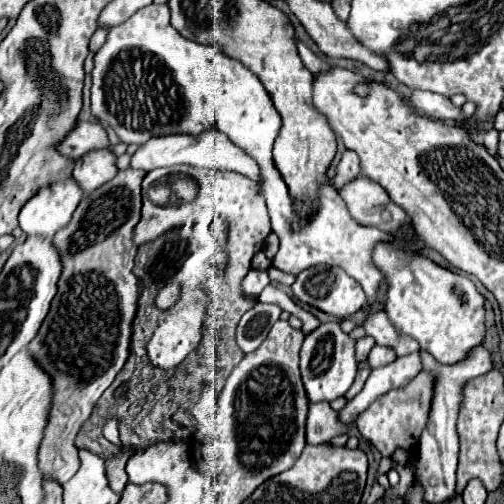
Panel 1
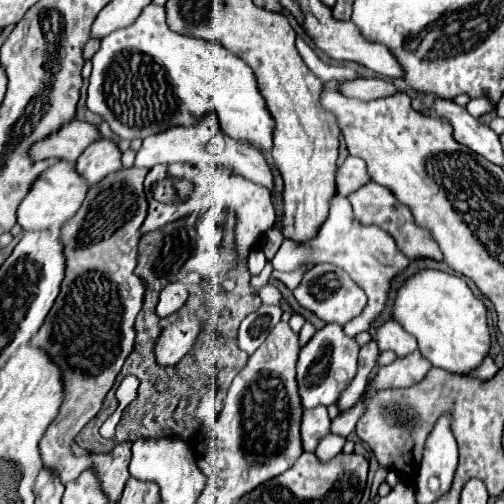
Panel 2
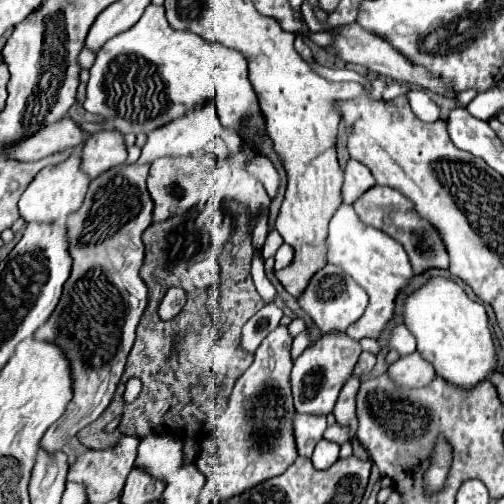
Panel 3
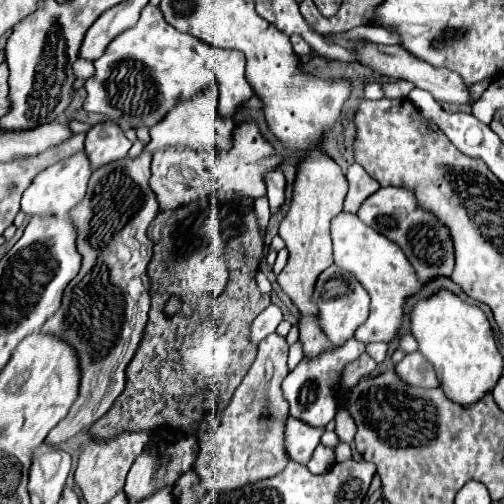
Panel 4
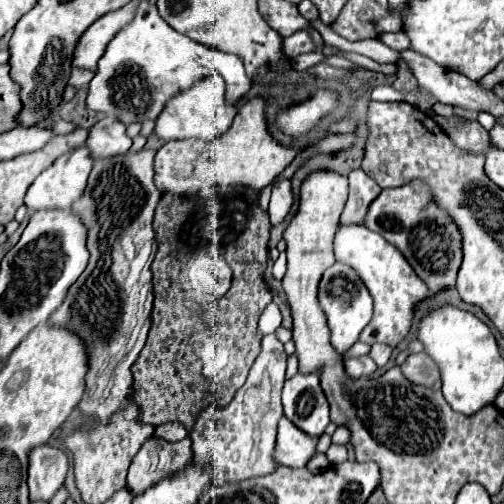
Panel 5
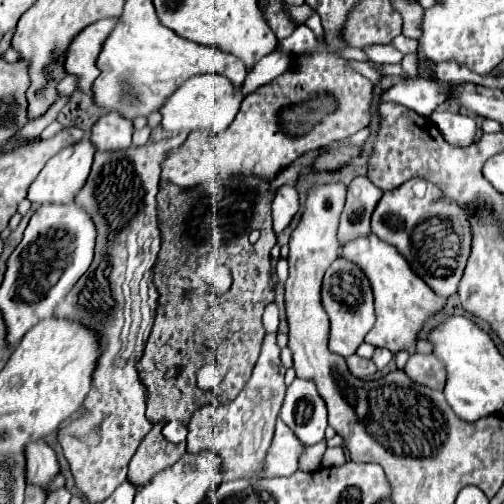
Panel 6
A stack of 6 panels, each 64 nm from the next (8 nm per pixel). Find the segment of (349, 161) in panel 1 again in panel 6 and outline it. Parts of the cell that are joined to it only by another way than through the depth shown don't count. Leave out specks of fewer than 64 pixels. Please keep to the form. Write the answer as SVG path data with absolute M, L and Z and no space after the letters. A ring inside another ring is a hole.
M358 176L352 180L346 196L346 206L340 214L340 228L338 228L340 246L370 234L370 216L382 194L384 192L376 188L366 176Z

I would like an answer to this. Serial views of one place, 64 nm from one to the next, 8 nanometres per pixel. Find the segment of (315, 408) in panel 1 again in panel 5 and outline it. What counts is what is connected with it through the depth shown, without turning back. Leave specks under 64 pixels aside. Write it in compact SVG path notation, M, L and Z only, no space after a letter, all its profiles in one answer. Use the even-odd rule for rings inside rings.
M282 418L278 422L278 438L272 454L276 466L304 468L308 464L308 458L314 454L314 448L316 440L308 440L308 436L304 436L304 432L298 432L298 428L288 418Z

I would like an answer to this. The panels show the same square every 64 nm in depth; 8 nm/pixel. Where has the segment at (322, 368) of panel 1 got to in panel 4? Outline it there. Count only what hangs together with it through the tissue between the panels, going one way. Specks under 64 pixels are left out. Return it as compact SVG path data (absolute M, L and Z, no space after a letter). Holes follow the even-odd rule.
M348 340L348 344L334 348L332 352L324 352L320 354L316 360L302 360L294 372L290 372L282 384L282 392L284 398L290 404L290 416L302 420L308 426L314 428L324 428L330 420L334 420L336 414L336 402L334 402L334 384L338 384L338 376L342 376L344 366L350 360L356 360L362 352L366 350L366 346L358 340Z

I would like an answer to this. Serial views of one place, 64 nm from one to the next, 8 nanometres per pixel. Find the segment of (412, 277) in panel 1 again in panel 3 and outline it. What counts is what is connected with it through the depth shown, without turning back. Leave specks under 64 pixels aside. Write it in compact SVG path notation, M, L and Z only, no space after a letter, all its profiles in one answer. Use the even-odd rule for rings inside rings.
M432 278L404 302L404 324L418 340L418 352L434 366L436 374L460 390L472 390L496 370L496 348L488 330L484 306L470 300L448 278Z

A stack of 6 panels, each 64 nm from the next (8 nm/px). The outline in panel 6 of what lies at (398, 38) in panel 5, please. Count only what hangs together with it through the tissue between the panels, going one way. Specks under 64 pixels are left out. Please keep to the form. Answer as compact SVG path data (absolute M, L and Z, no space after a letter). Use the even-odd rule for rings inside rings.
M400 34L391 42L396 49L400 50L404 55L409 53L417 52L418 43L416 40L405 37L403 34Z

